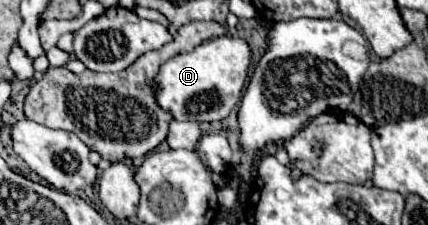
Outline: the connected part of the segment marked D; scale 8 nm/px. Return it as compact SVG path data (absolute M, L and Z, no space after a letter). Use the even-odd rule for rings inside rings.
M229 36L211 38L191 52L177 54L161 64L155 76L157 104L177 122L219 122L229 116L243 94L249 60L249 44L241 38Z

